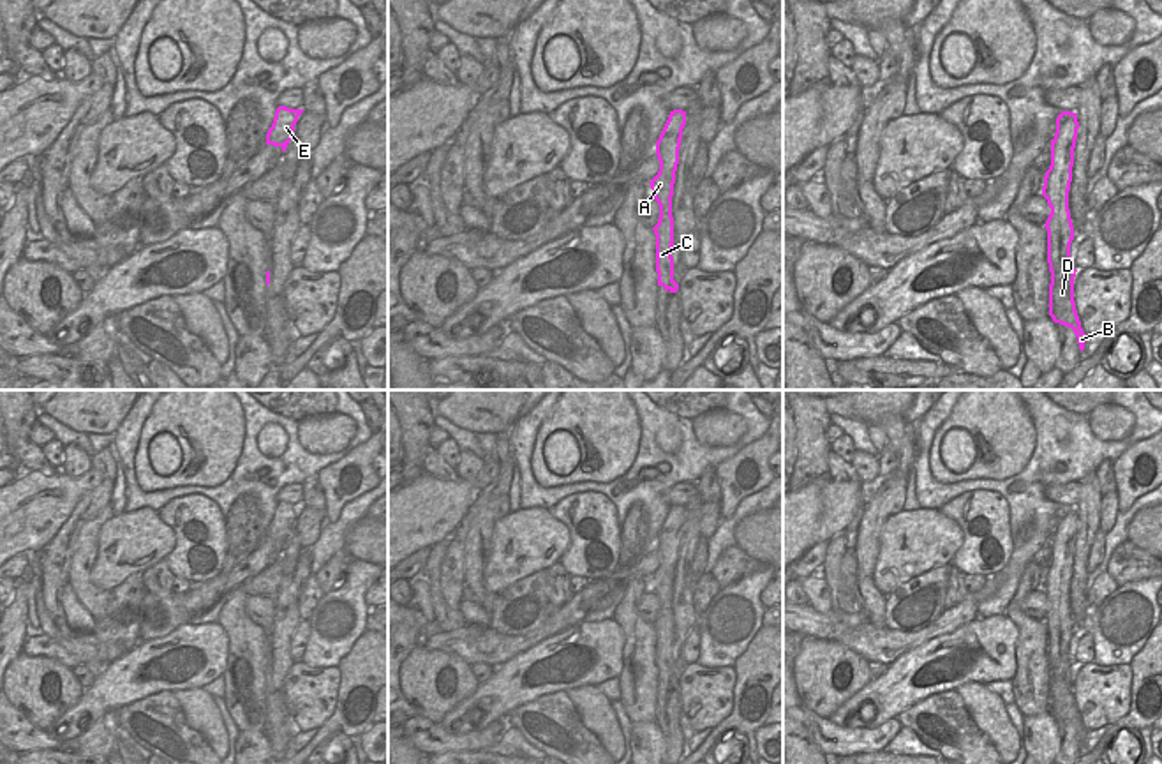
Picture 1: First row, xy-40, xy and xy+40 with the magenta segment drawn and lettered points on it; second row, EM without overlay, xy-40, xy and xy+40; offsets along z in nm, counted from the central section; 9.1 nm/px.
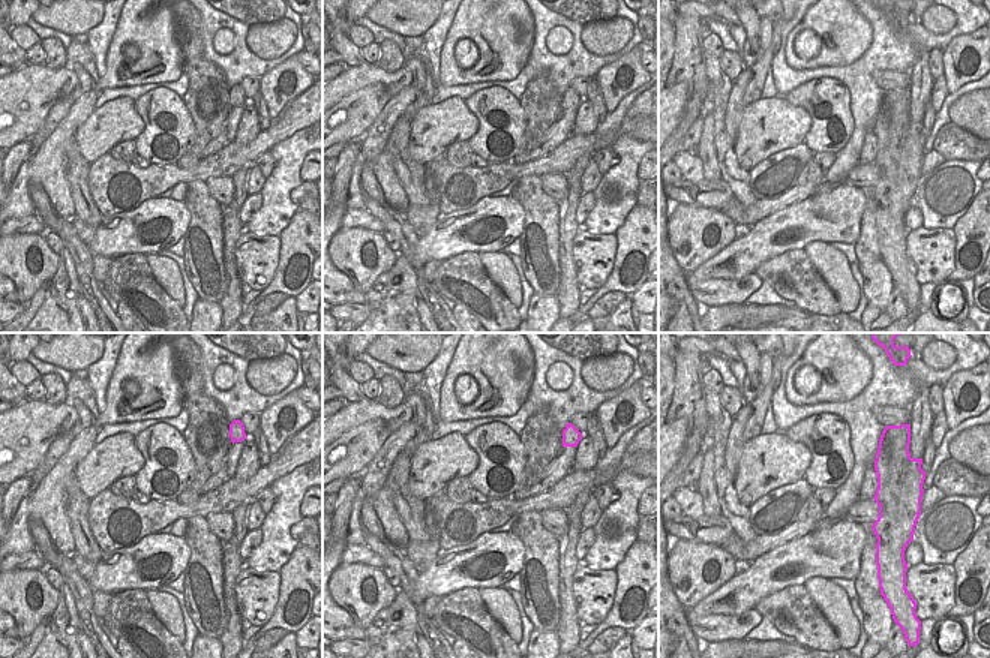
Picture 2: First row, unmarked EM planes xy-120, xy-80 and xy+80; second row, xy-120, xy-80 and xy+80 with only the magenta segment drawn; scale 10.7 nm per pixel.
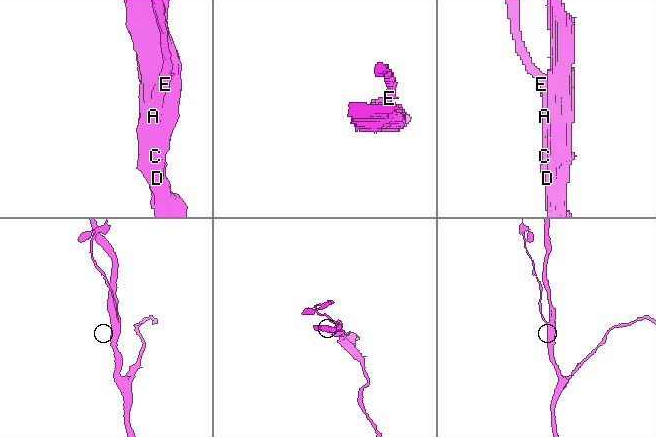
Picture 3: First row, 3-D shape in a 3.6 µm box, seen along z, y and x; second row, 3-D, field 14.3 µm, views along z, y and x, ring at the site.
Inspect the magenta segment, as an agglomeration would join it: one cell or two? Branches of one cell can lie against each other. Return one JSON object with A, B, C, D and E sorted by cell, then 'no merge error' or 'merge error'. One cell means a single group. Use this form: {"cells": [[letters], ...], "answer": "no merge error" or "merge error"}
{"cells": [["A", "E"], ["B", "C", "D"]], "answer": "merge error"}

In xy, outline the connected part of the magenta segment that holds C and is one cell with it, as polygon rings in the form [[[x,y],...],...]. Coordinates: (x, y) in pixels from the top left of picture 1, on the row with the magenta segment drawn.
[[[654,196],[659,205],[659,219],[652,228],[656,235],[656,272],[658,286],[663,286],[665,291],[677,293],[679,284],[674,281],[674,217],[672,208],[667,206],[667,198]]]

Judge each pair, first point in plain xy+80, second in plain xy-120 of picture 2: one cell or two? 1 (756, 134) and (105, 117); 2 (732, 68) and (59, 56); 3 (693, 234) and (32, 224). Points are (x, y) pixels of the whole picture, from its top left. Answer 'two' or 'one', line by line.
1: one
2: one
3: two

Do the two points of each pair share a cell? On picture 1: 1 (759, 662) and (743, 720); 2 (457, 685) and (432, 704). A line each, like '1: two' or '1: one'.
1: one
2: one

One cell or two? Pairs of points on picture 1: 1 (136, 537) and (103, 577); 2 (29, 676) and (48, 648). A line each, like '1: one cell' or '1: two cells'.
1: one cell
2: two cells

